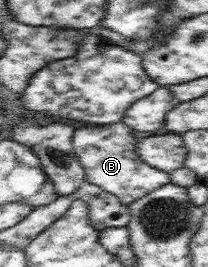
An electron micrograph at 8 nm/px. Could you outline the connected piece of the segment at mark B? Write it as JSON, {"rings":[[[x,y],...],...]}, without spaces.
{"rings":[[[119,121],[110,125],[89,125],[86,124],[81,128],[74,129],[74,135],[72,136],[72,145],[79,159],[79,162],[83,165],[85,171],[85,179],[90,184],[99,186],[99,188],[117,196],[123,205],[129,207],[135,200],[139,200],[143,196],[161,188],[161,186],[169,183],[168,172],[153,168],[149,164],[144,163],[140,159],[136,146],[138,143],[137,137],[133,135],[132,128],[125,124],[123,121]]]}

